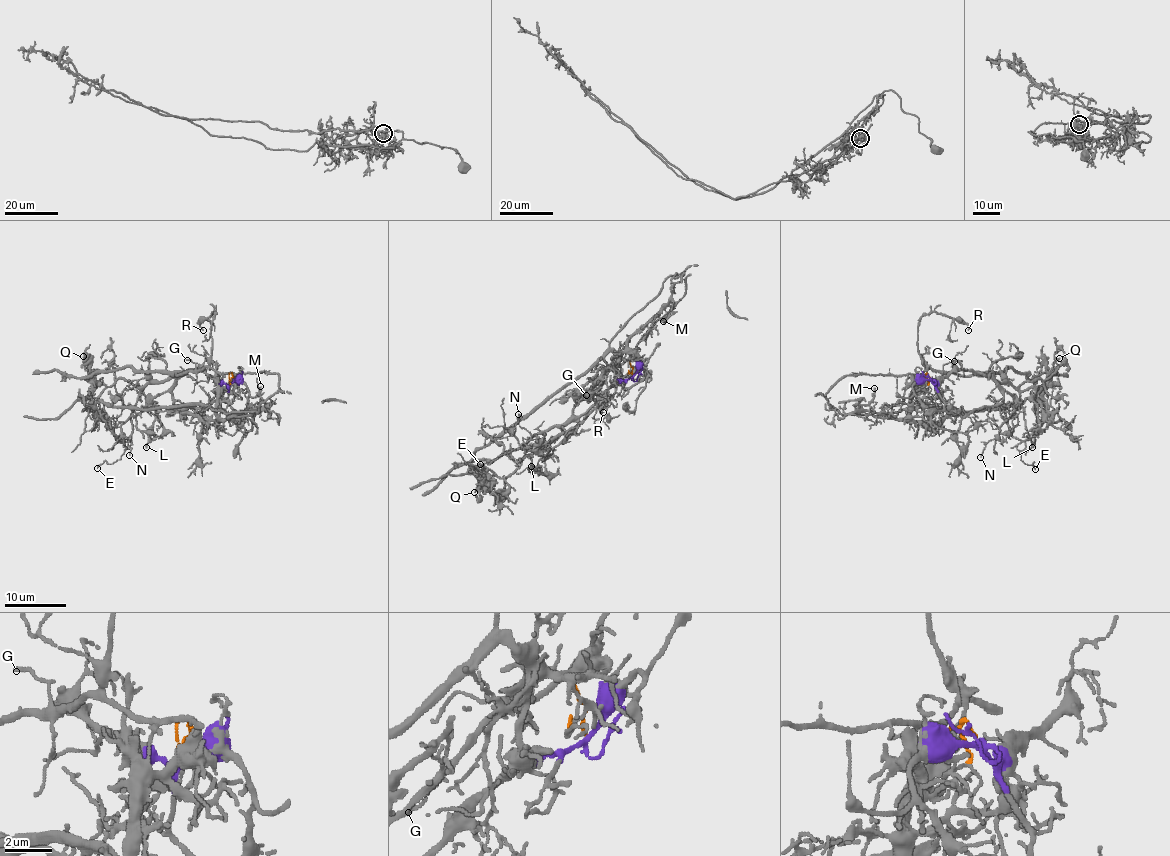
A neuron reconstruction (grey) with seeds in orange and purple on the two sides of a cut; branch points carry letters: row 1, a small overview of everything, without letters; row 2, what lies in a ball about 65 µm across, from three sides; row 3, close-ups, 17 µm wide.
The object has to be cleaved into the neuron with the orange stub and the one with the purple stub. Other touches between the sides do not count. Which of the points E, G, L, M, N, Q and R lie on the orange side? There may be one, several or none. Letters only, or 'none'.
M, Q

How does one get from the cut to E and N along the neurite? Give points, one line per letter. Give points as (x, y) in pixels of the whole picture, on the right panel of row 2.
E: (931, 377), (937, 384), (952, 372), (974, 370), (1019, 392), (1027, 436), (1019, 455), (1035, 470)
N: (931, 377), (937, 384), (952, 372), (974, 370), (987, 375), (1013, 398), (1014, 414), (986, 445), (981, 457)

